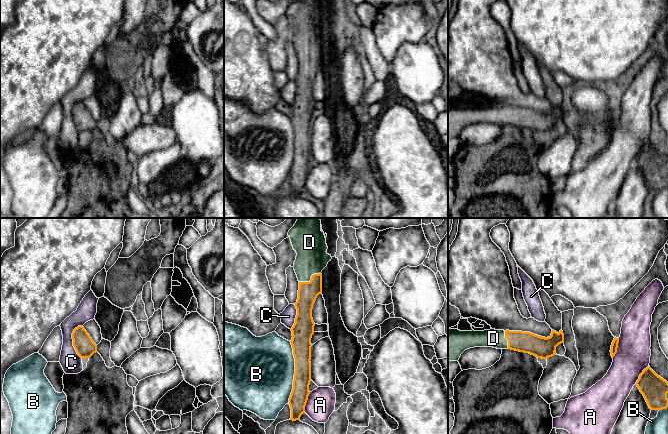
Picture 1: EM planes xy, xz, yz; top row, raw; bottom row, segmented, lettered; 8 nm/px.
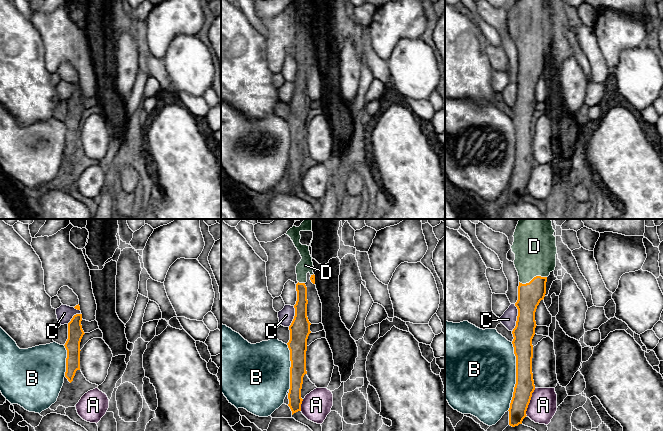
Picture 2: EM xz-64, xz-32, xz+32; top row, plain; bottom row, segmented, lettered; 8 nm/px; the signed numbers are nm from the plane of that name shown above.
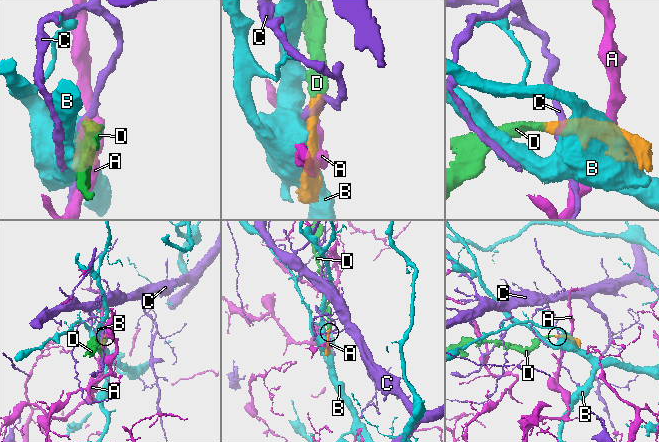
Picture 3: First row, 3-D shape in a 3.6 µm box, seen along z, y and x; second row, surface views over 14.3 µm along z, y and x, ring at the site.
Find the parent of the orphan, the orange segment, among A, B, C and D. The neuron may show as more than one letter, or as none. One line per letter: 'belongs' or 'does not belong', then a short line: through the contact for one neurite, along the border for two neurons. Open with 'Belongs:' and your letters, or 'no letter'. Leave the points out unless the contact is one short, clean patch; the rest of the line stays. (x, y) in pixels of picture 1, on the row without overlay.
Belongs: D
A: does not belong
B: does not belong
C: does not belong | xy (78, 101), (72, 109), (72, 121), (82, 134)
D: belongs | xz (308, 67), (311, 55), (312, 34)

